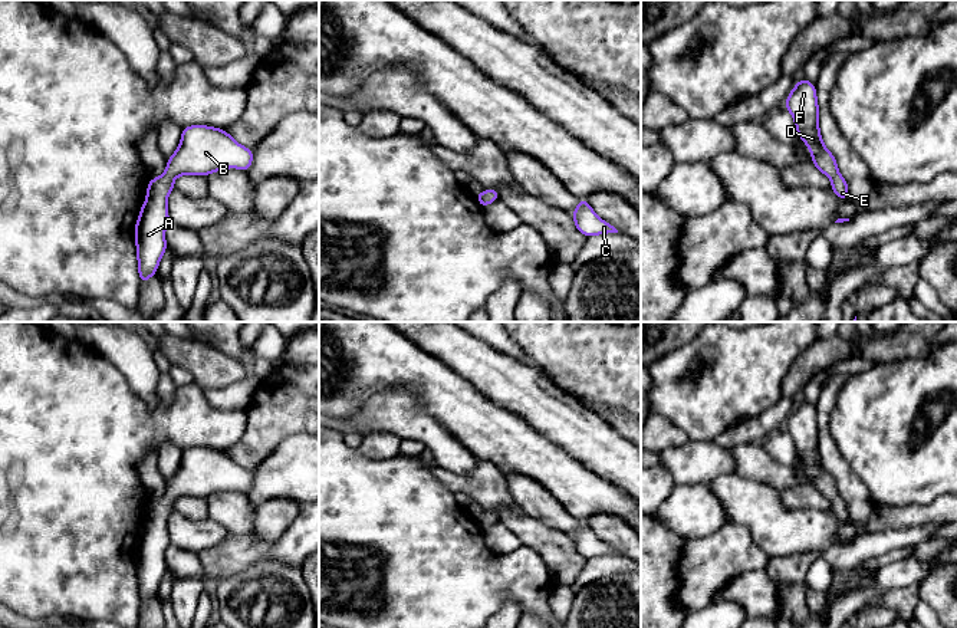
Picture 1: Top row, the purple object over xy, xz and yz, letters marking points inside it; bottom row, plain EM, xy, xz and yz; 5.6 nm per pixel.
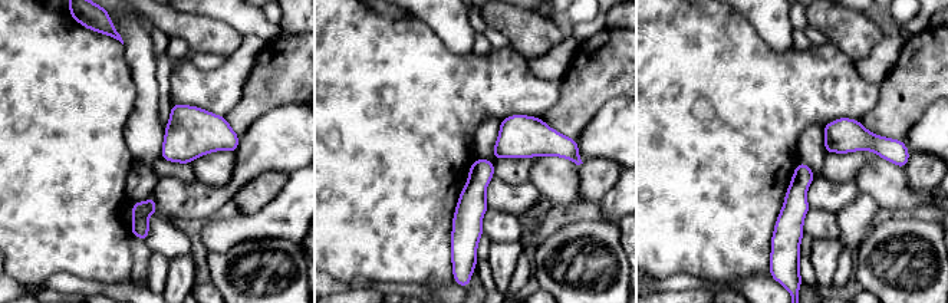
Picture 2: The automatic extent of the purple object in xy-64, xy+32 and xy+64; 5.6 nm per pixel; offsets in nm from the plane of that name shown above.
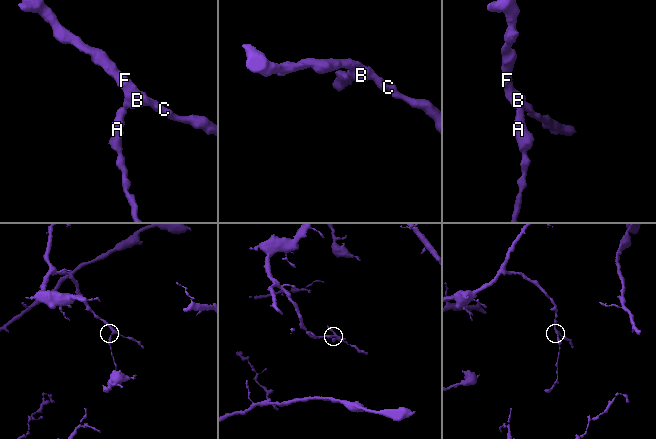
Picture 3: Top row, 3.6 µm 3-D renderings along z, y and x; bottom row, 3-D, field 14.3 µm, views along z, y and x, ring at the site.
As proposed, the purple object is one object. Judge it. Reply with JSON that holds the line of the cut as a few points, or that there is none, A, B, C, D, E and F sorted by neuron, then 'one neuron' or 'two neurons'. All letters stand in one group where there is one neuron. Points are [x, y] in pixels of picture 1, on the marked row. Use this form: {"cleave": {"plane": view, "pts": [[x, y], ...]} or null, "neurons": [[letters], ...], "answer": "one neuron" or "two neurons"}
{"cleave": null, "neurons": [["A", "B", "C", "D", "E", "F"]], "answer": "one neuron"}

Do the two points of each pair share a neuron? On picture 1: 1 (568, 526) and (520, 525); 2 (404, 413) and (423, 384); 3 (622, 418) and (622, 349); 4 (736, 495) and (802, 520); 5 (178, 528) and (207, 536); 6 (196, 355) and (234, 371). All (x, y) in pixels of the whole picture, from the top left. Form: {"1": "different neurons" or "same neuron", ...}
{"1": "different neurons", "2": "different neurons", "3": "different neurons", "4": "same neuron", "5": "same neuron", "6": "same neuron"}

